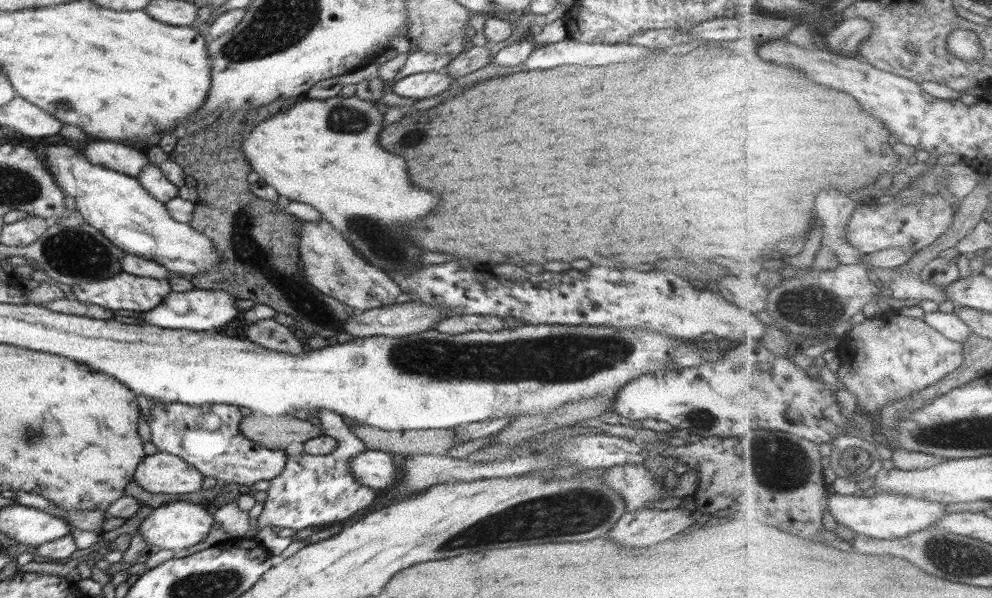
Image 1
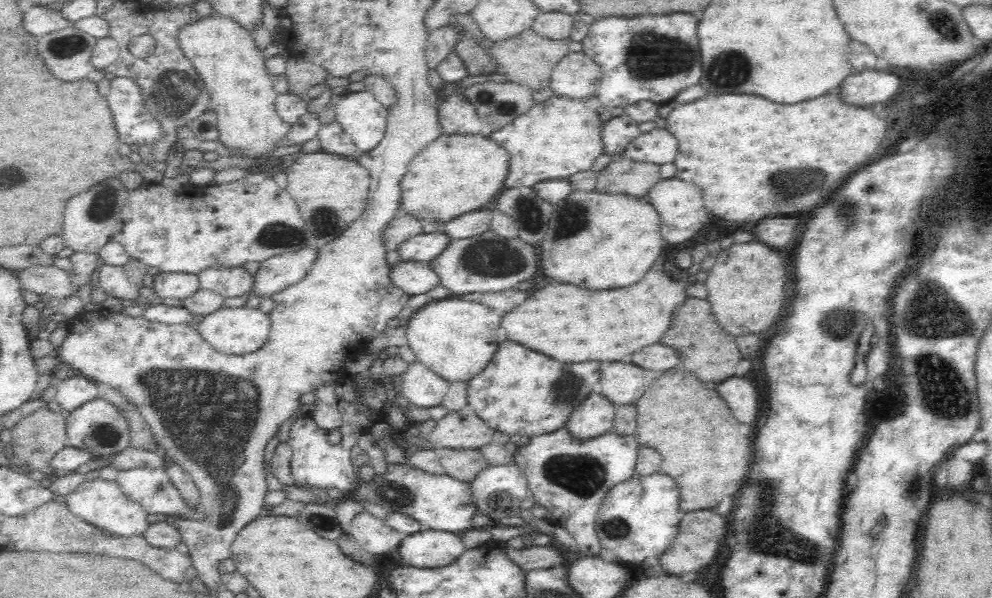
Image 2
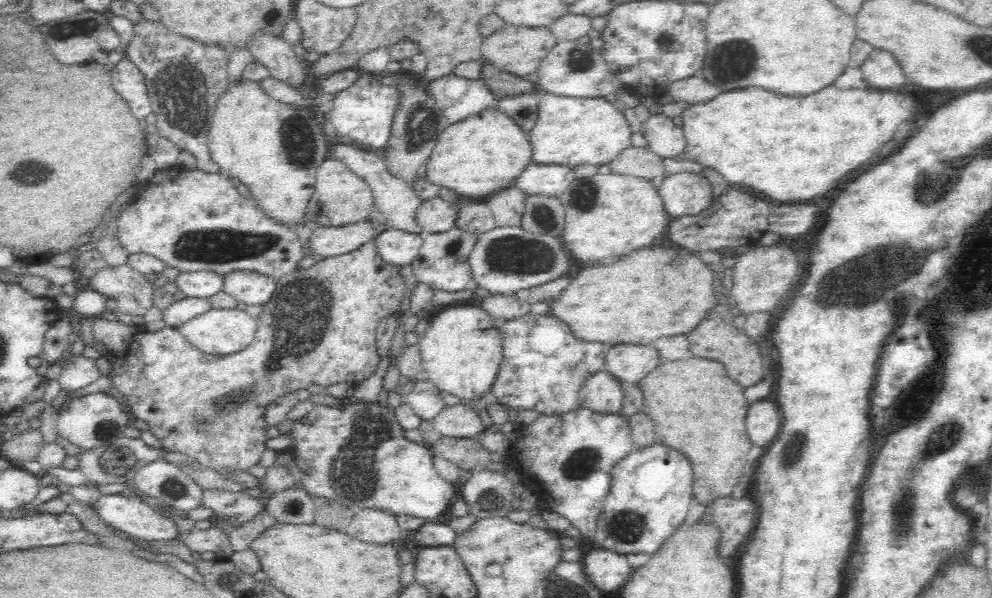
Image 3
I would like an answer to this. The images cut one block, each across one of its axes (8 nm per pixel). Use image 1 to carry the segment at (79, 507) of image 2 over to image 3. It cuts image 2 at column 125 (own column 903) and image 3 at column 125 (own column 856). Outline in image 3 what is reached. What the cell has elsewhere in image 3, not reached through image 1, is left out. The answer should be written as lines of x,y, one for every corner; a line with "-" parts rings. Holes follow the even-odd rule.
119,493
103,494
94,504
94,508
109,527
144,541
176,541
180,536
180,531
170,518
160,515
136,497
136,493
122,496

